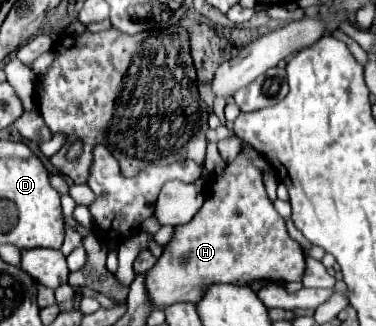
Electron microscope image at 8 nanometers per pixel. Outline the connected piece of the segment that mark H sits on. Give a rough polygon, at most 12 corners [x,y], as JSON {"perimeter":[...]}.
{"perimeter":[[242,152],[152,270],[158,310],[306,260]]}

